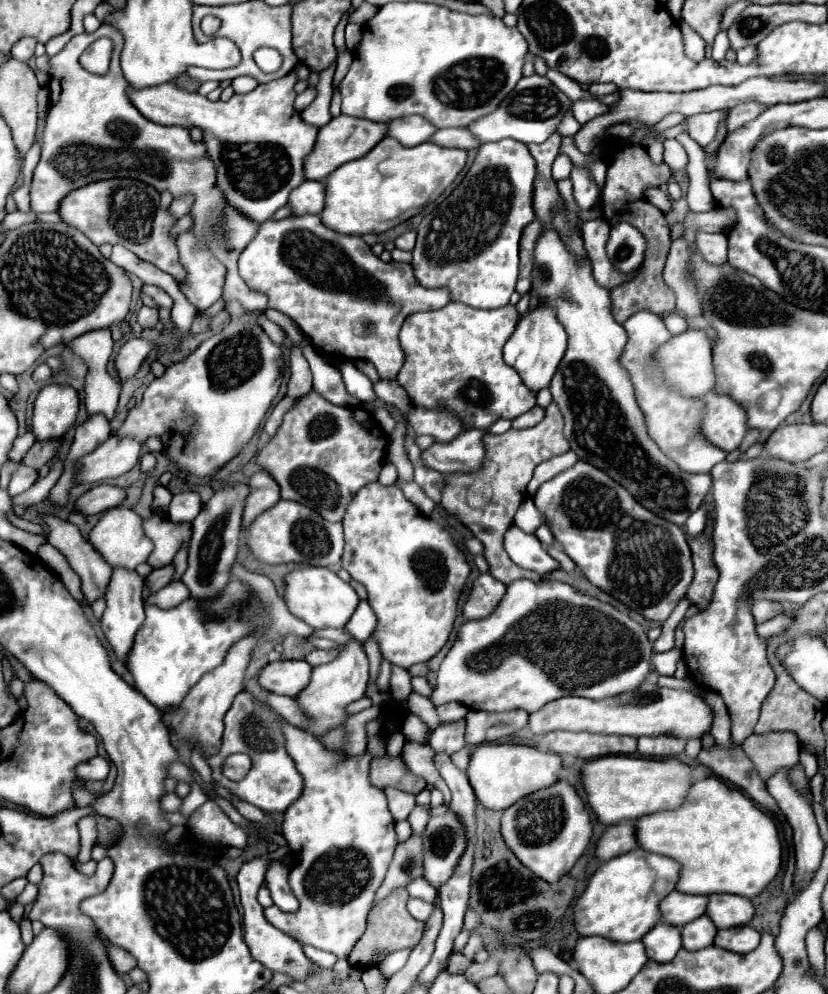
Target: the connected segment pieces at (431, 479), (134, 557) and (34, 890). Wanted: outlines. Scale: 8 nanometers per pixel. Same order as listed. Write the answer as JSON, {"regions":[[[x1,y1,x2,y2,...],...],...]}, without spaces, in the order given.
{"regions":[[[416,467,414,469,414,481,424,489,424,493,430,499,440,503,442,489,444,489,444,475,442,473,430,471,430,469,424,469,424,467]],[[114,507,108,509,100,521,96,523,96,527,90,531,88,541,92,543,92,547,96,547,100,551,100,555,104,557,104,561,116,569,116,567,124,567,128,571,134,571,140,563,144,563,148,559,148,555,152,553,152,541,148,541,148,537,142,531,142,517,138,517,132,509,128,507]],[[26,885,26,889,16,897,16,899,12,899,10,903,8,903,8,907,12,907,14,903,22,903,22,905,28,905,28,903,32,903,34,899,36,899,36,895,38,895,38,887,36,885]]]}

